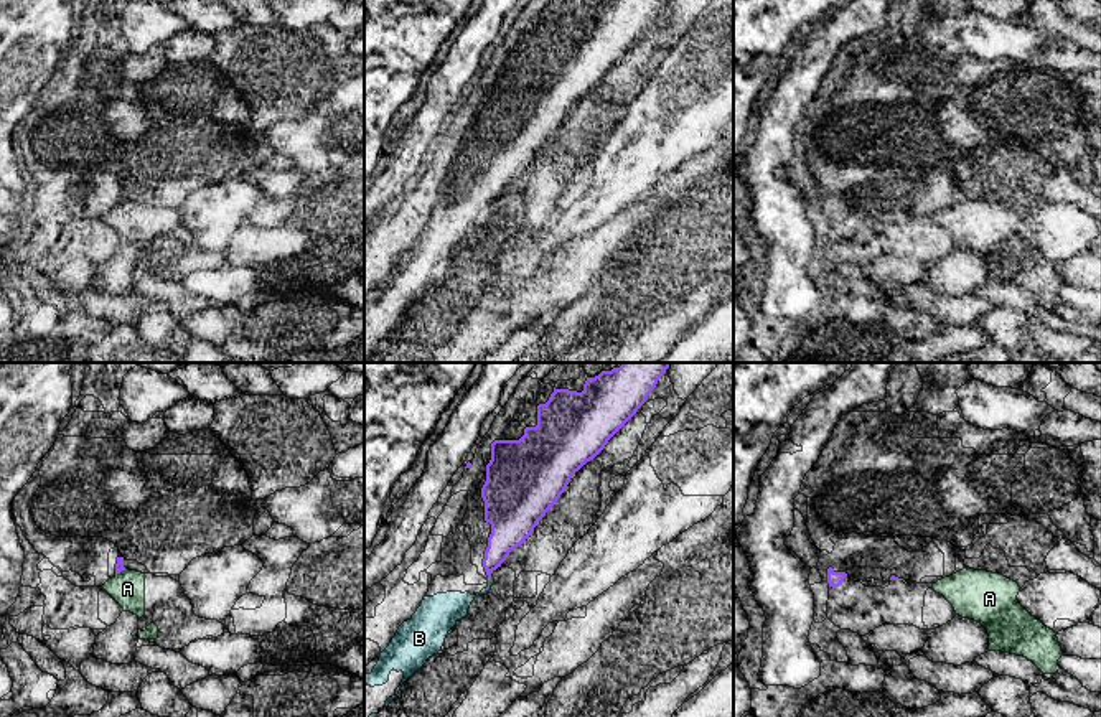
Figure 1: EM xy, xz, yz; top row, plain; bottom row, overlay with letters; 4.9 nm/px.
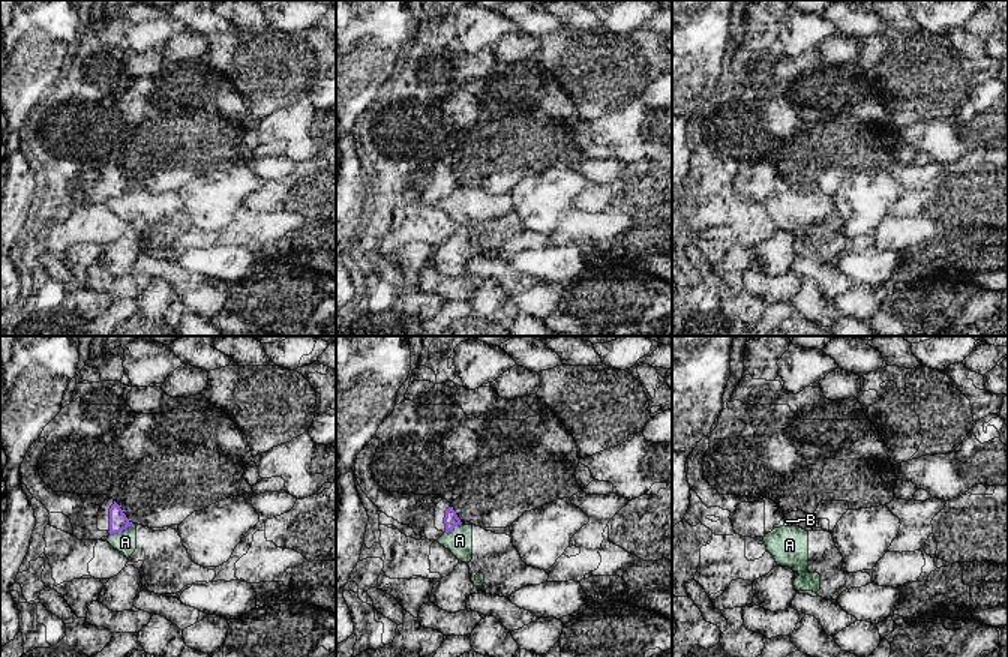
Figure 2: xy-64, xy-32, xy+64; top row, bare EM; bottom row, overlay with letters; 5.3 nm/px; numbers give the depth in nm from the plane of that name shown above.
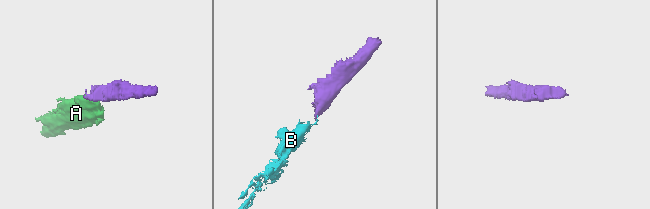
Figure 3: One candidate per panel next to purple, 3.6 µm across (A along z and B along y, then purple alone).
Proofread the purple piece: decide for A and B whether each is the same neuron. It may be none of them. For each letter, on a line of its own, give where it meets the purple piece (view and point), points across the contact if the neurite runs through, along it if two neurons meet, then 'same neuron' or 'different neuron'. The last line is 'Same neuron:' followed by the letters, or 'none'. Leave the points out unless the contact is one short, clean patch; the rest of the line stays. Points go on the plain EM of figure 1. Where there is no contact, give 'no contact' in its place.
A: xy (121, 201) | along xy (126, 200), (116, 206) | different neuron
B: no contact | same neuron
Same neuron: B

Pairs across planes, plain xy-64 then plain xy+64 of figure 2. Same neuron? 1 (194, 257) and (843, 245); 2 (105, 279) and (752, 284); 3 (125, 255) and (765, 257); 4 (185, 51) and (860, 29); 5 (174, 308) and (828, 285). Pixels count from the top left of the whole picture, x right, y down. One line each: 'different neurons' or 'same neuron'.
1: different neurons
2: same neuron
3: same neuron
4: different neurons
5: different neurons

